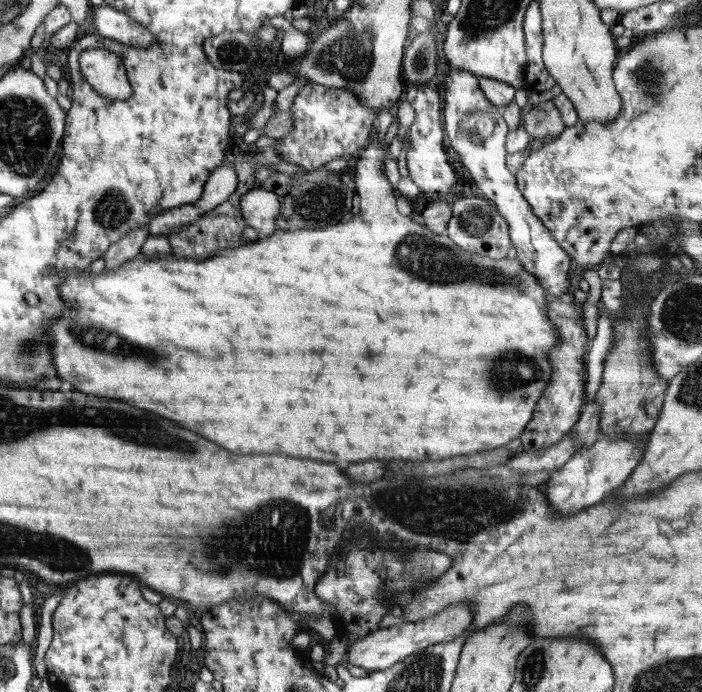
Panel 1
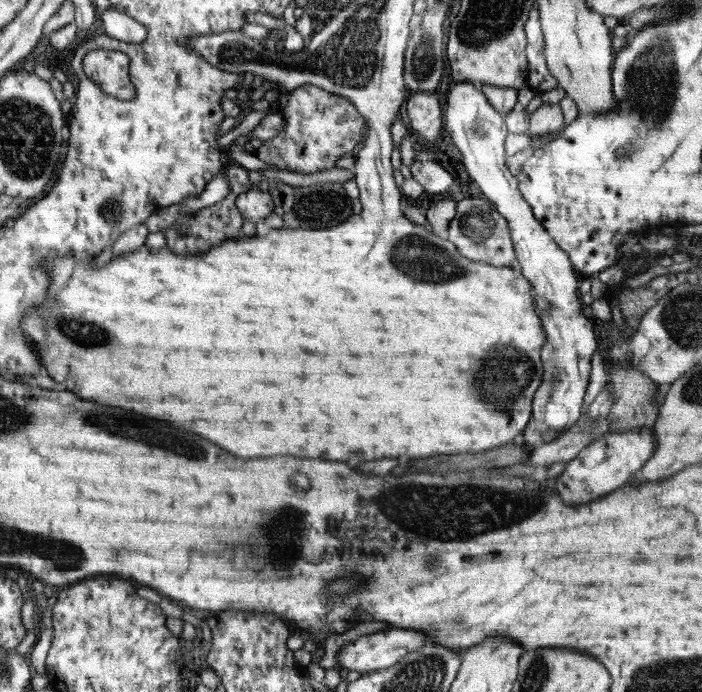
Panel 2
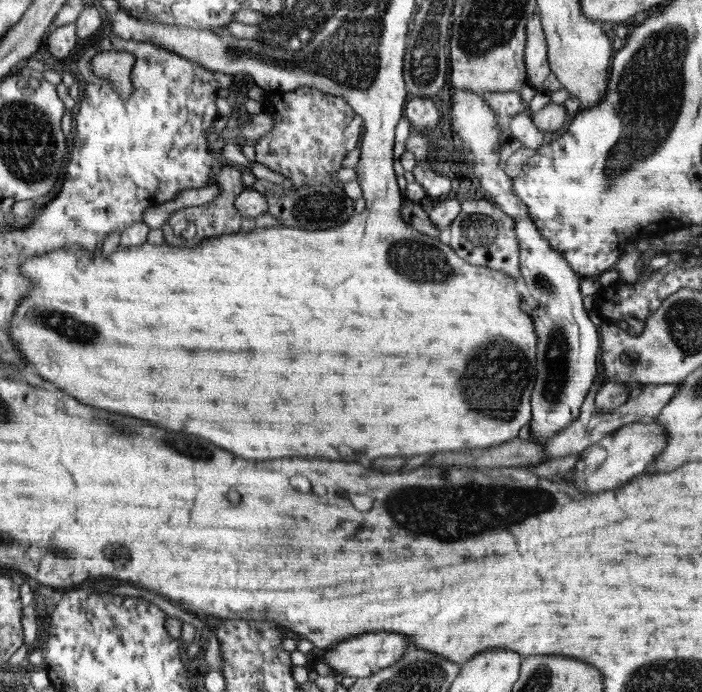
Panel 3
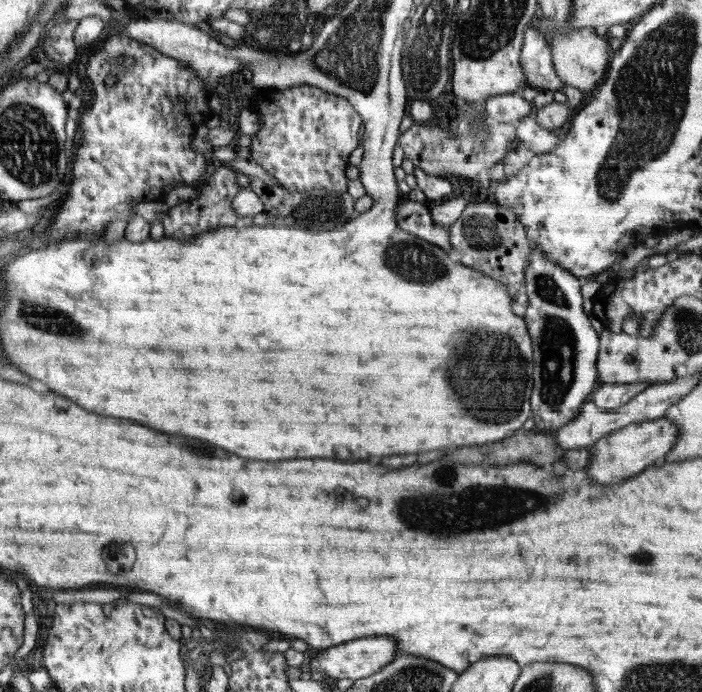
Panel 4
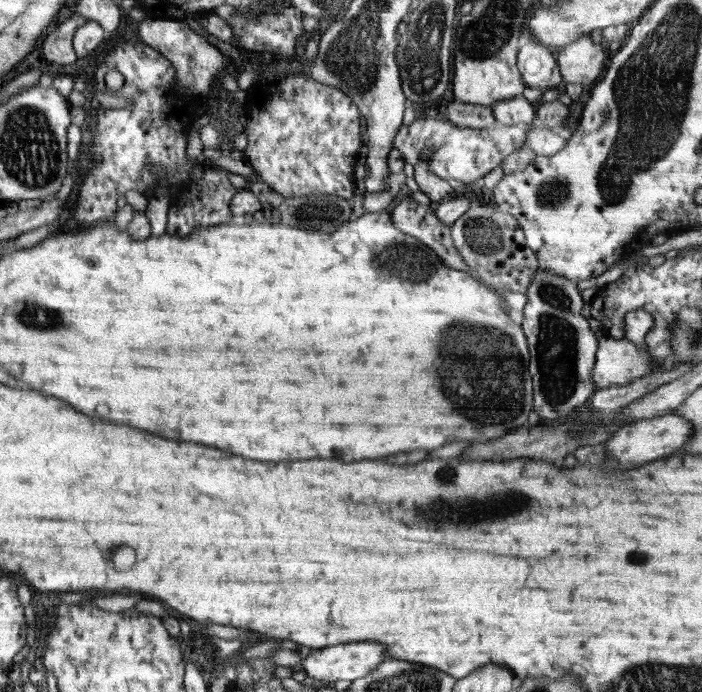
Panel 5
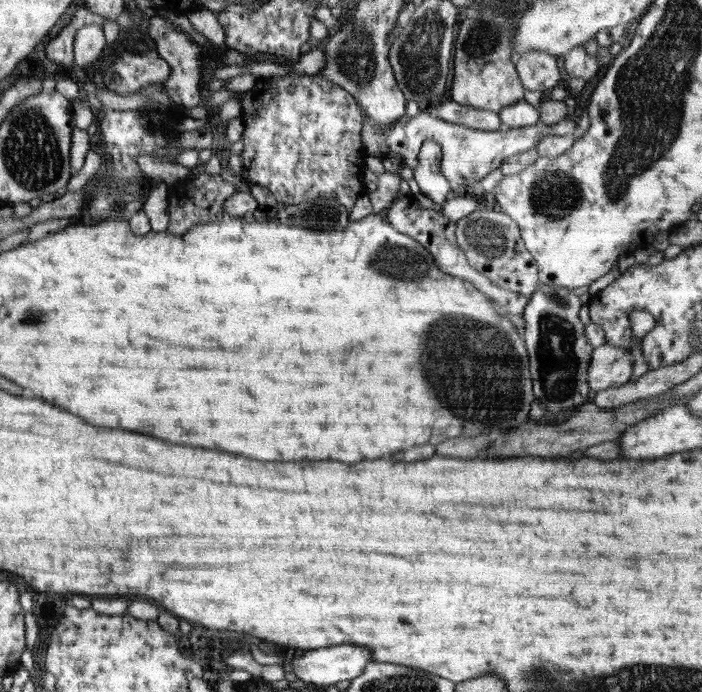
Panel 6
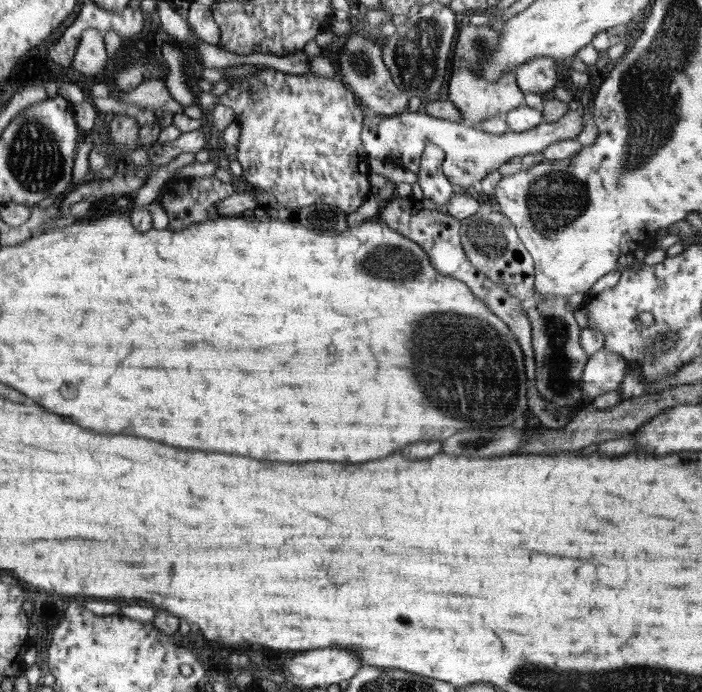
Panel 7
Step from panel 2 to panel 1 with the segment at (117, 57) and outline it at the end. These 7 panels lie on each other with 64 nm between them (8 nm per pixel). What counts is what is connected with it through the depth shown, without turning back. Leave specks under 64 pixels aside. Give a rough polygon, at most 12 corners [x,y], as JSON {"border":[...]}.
{"border":[[82,52],[82,74],[100,97],[131,95],[122,59]]}

